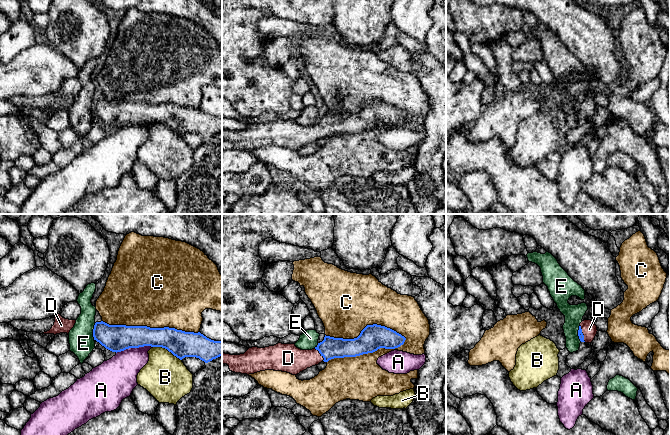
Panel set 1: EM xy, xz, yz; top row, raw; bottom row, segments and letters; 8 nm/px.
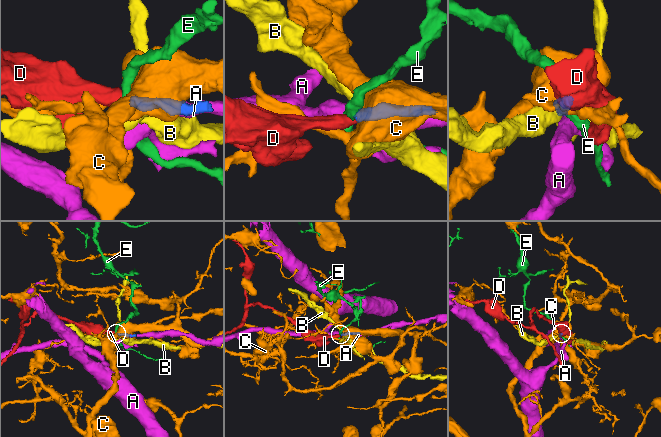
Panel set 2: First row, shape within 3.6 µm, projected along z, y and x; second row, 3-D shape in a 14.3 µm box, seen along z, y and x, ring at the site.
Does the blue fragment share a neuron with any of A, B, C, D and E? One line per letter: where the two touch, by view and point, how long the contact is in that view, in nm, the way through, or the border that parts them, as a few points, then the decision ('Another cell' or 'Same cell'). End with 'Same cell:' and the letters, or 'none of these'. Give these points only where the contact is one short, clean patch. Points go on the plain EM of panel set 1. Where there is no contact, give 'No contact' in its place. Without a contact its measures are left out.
A: Touches blue at xy (134, 123). Shared border 300 nm. Another cell
B: Touches blue at xy (167, 125). Shared border 260 nm. Another cell
C: Touches blue at xz (367, 129). Shared border 650 nm. Another cell
D: Touches blue at yz (582, 109). Shared border 140 nm. Path across: yz (580, 110), (582, 109), (589, 105). Same cell
E: Touches blue at xy (93, 107). Shared border 140 nm. Boundary: xy (95, 99), (93, 115). Another cell
Same cell: D

